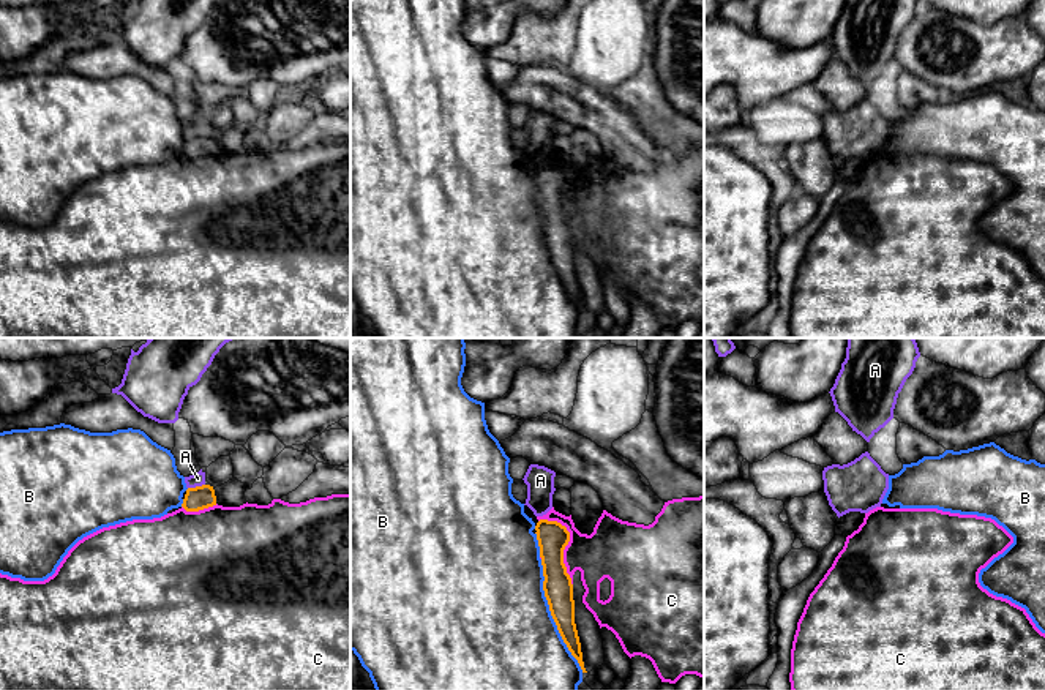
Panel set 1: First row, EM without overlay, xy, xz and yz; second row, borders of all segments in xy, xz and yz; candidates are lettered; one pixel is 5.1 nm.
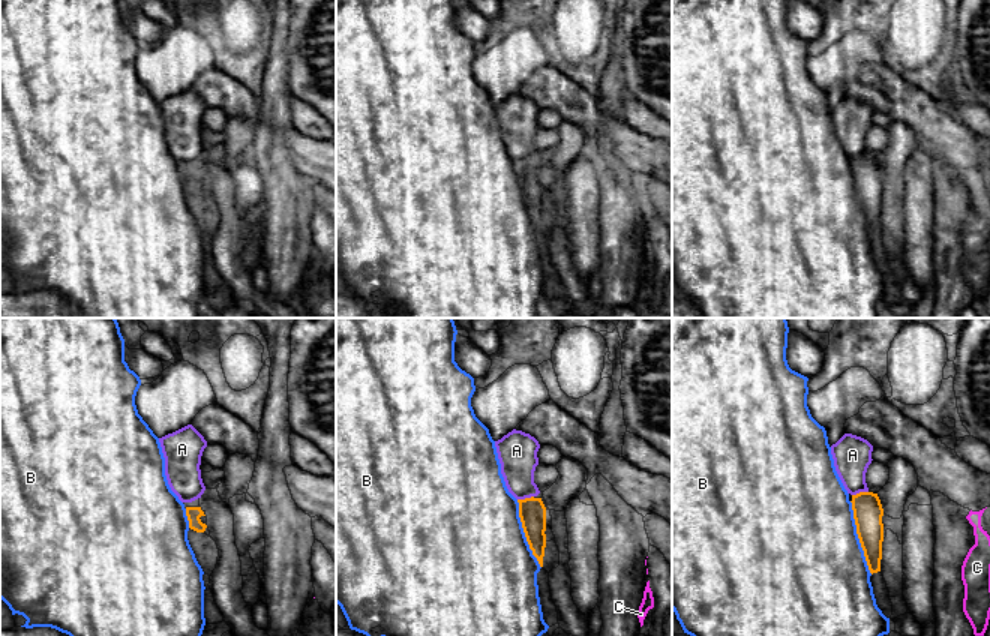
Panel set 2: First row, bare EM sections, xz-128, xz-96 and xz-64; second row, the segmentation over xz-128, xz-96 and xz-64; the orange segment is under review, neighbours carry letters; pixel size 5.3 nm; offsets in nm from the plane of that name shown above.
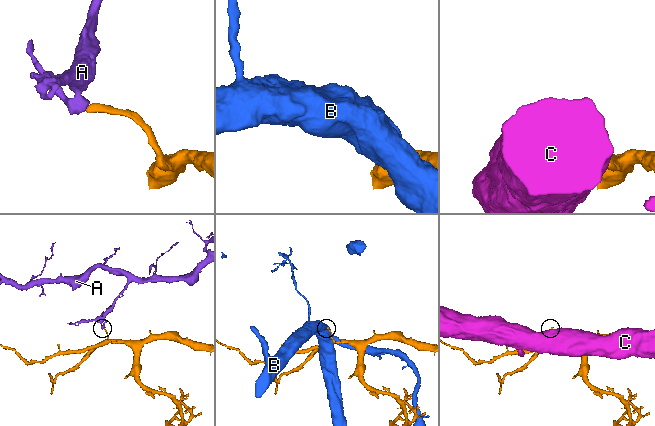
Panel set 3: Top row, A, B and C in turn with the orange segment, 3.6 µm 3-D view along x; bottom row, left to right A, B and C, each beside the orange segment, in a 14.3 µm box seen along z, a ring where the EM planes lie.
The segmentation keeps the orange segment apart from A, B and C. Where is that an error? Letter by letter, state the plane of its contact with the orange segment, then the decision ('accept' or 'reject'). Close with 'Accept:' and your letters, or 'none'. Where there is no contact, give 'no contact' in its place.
A: meets orange in xy; reject
B: meets orange in xz; reject
C: meets orange in xz; reject
Accept: none

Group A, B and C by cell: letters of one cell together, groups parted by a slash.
A / B / C

